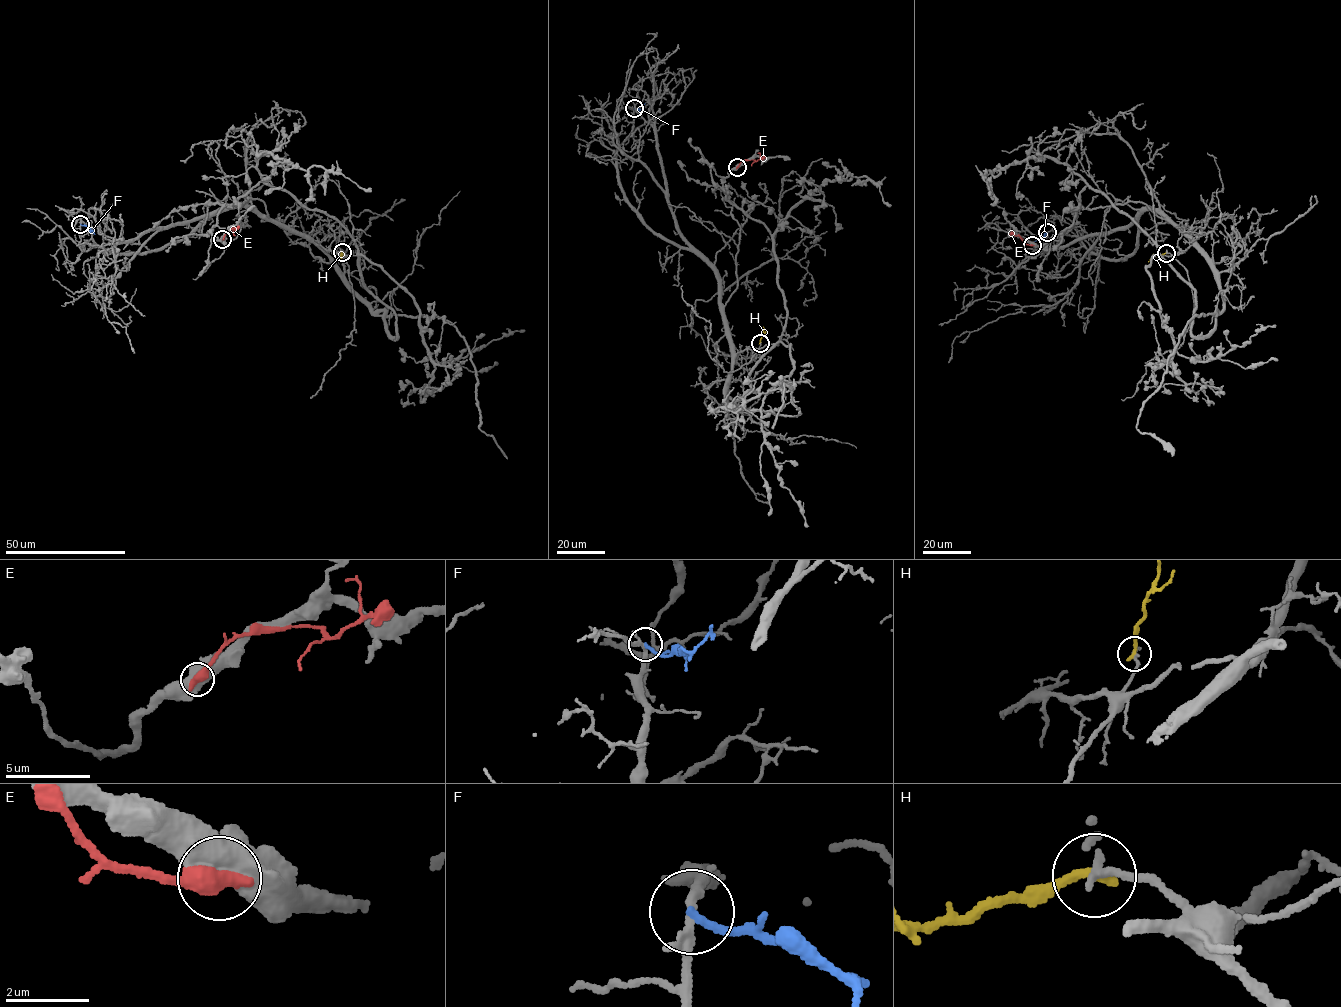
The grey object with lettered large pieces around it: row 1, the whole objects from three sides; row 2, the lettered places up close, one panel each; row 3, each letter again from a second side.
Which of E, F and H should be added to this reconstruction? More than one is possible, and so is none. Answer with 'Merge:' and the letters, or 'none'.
Merge: none

